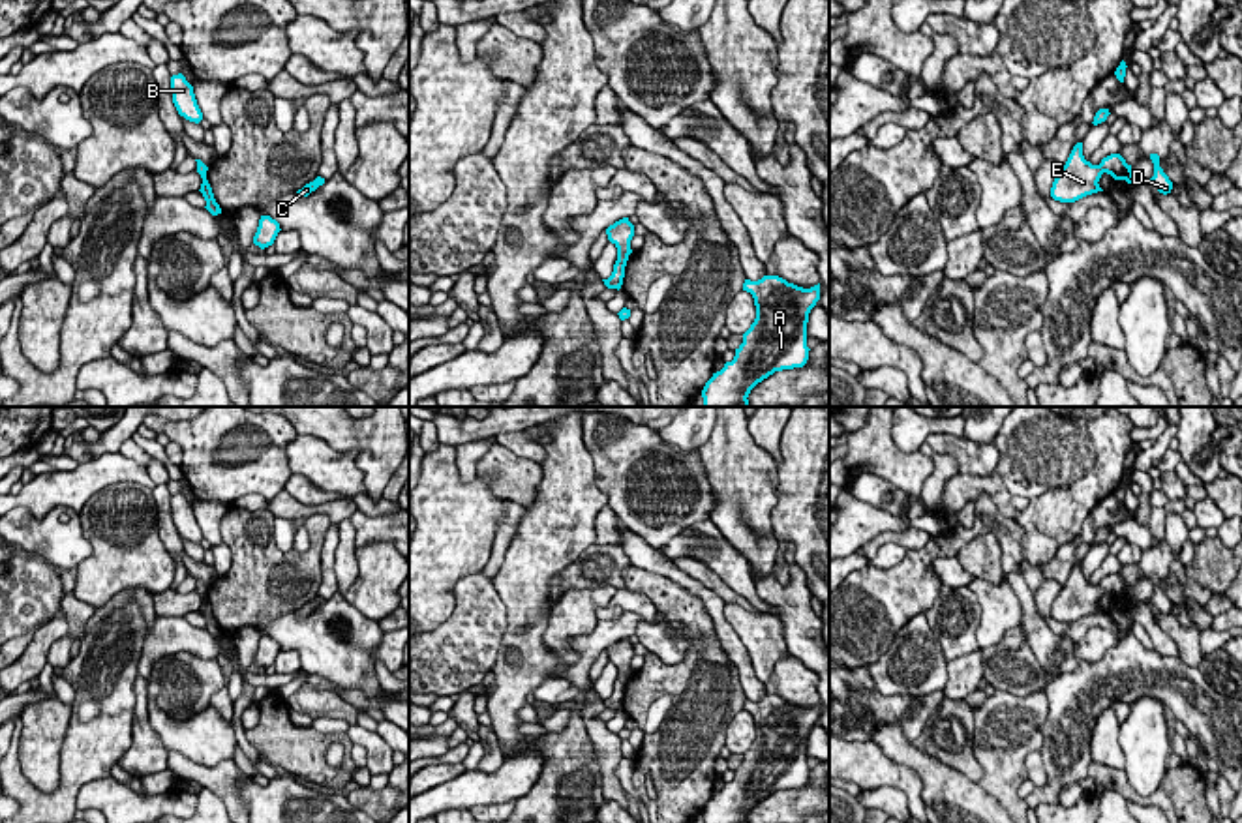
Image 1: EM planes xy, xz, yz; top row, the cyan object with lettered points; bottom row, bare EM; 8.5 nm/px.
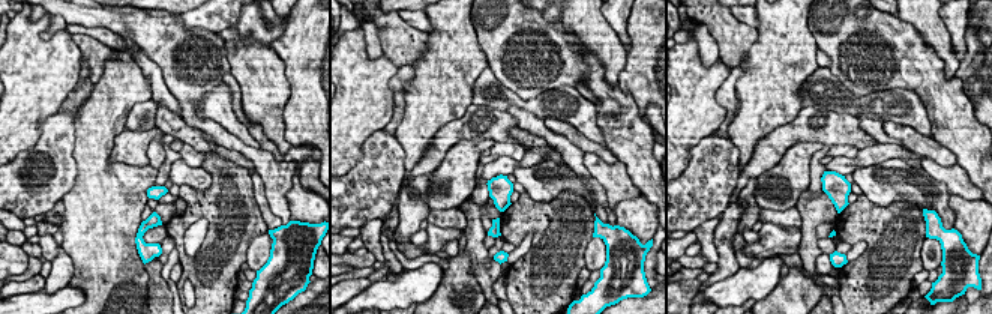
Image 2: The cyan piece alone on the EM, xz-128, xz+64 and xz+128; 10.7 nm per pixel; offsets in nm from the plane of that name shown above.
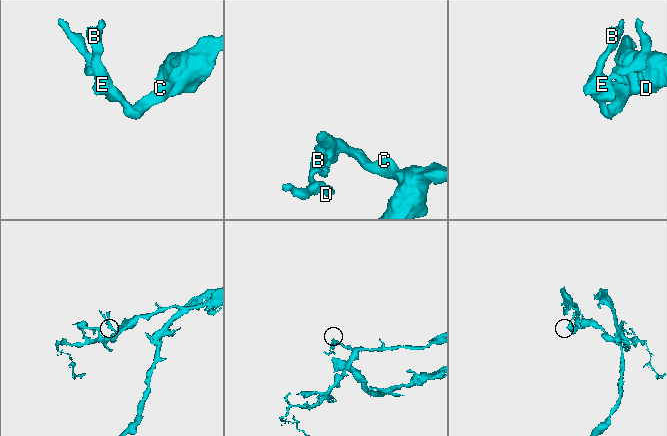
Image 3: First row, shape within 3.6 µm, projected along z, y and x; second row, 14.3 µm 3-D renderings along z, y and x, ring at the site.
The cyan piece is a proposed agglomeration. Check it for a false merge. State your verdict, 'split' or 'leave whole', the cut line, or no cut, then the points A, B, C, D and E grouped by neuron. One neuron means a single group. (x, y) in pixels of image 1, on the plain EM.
leave whole; no cut; A B C D E

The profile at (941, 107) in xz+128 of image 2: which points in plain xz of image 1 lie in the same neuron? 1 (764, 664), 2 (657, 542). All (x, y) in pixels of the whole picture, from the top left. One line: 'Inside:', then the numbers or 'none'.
Inside: 1, 2

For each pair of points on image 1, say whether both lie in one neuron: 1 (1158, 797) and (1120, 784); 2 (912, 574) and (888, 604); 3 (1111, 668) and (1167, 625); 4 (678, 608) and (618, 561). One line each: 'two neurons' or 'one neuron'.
1: one neuron
2: one neuron
3: two neurons
4: two neurons

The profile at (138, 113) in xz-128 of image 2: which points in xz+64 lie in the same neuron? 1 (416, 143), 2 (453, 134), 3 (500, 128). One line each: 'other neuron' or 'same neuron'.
1: other neuron
2: same neuron
3: same neuron

